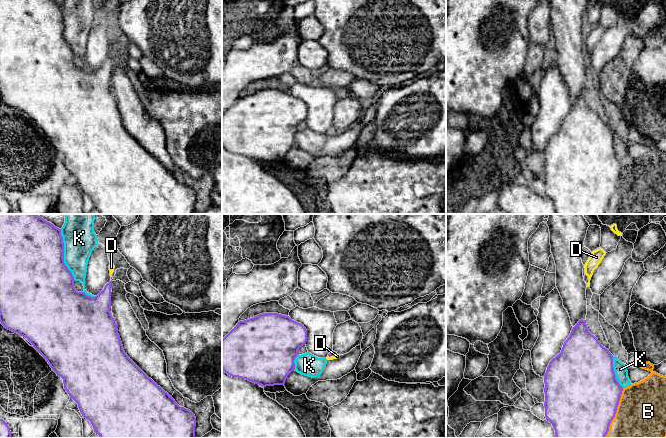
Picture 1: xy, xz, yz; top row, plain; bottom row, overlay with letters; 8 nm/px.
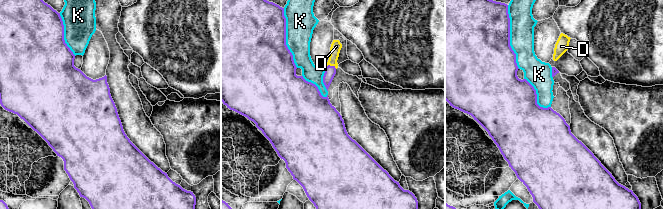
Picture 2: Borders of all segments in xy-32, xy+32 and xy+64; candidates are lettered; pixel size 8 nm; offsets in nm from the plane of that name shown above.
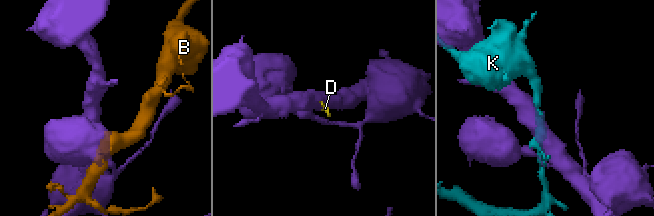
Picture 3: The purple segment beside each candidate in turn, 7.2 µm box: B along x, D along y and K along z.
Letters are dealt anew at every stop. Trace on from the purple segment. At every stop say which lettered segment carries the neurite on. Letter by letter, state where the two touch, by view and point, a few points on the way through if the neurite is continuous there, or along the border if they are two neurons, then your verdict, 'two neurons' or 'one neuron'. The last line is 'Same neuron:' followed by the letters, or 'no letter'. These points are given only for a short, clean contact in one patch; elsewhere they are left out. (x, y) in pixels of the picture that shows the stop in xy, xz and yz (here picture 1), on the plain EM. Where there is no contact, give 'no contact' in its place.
B: contact yz (615, 189); two neurons
D: contact xz (332, 131); two neurons
K: contact xy (63, 31); two neurons
Same neuron: no letter

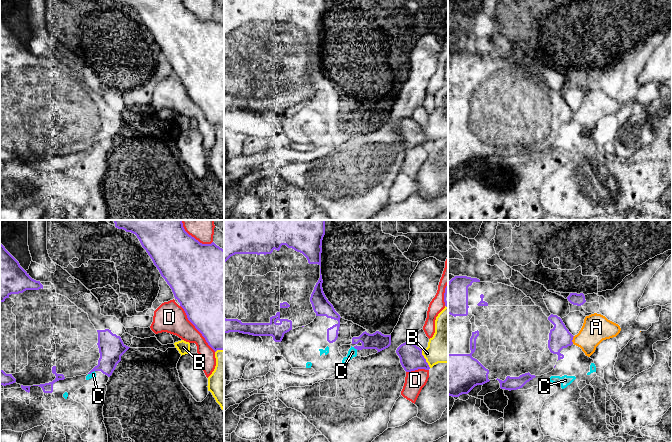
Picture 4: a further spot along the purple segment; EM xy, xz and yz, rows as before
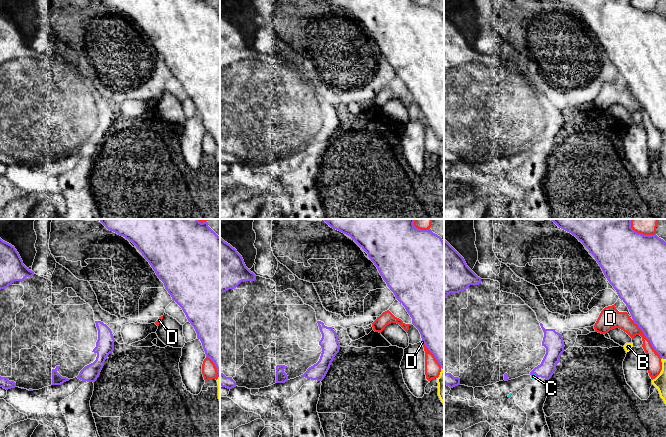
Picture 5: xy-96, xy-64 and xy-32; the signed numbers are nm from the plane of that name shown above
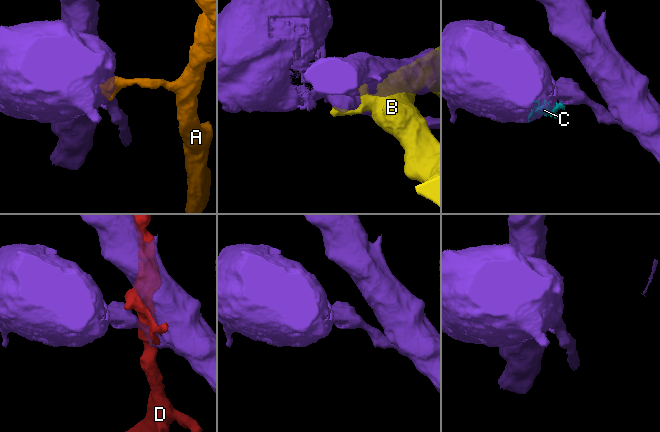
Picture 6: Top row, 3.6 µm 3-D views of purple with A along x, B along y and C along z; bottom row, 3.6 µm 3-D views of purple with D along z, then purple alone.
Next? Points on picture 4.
A: contact yz (572, 115); two neurons
B: contact xz (424, 134); two neurons
C: contact xz (355, 124); one neuron
D: contact xy (195, 103); two neurons
Same neuron: C

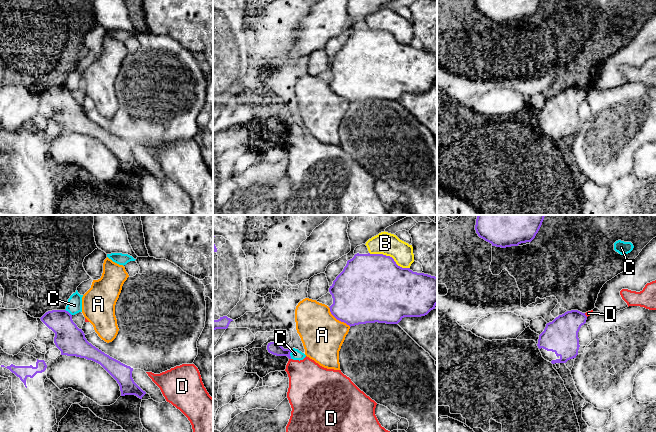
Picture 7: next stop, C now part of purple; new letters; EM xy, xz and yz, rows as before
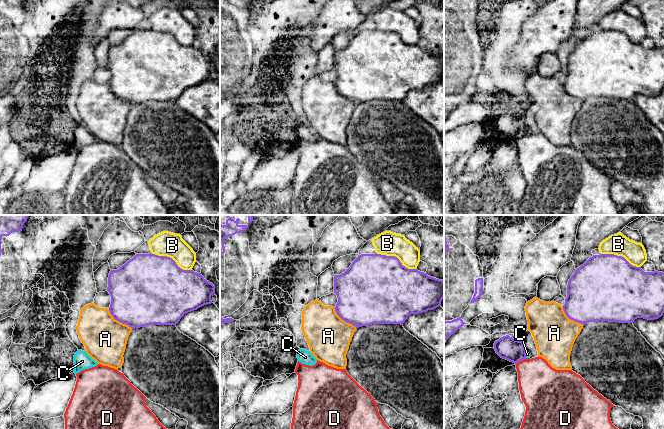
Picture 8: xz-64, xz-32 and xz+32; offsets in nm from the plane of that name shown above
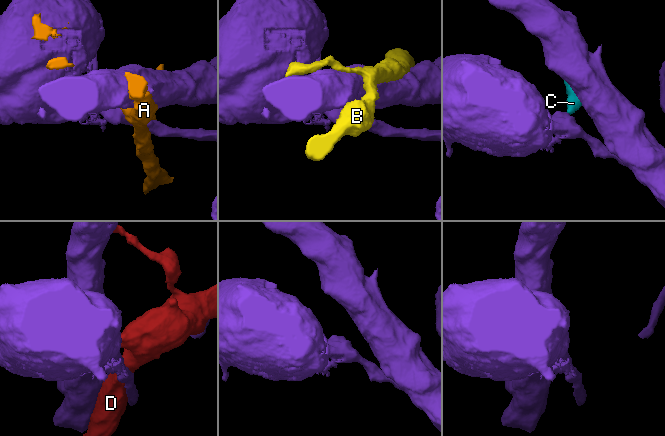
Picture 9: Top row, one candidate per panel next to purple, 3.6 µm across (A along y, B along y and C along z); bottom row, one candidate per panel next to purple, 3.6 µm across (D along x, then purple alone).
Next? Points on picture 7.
A: contact xz (338, 95); two neurons
B: contact xz (389, 32); two neurons
C: contact xz (289, 130); border xz (291, 125), (290, 134); two neurons
D: contact yz (585, 91); two neurons
Same neuron: no letter

